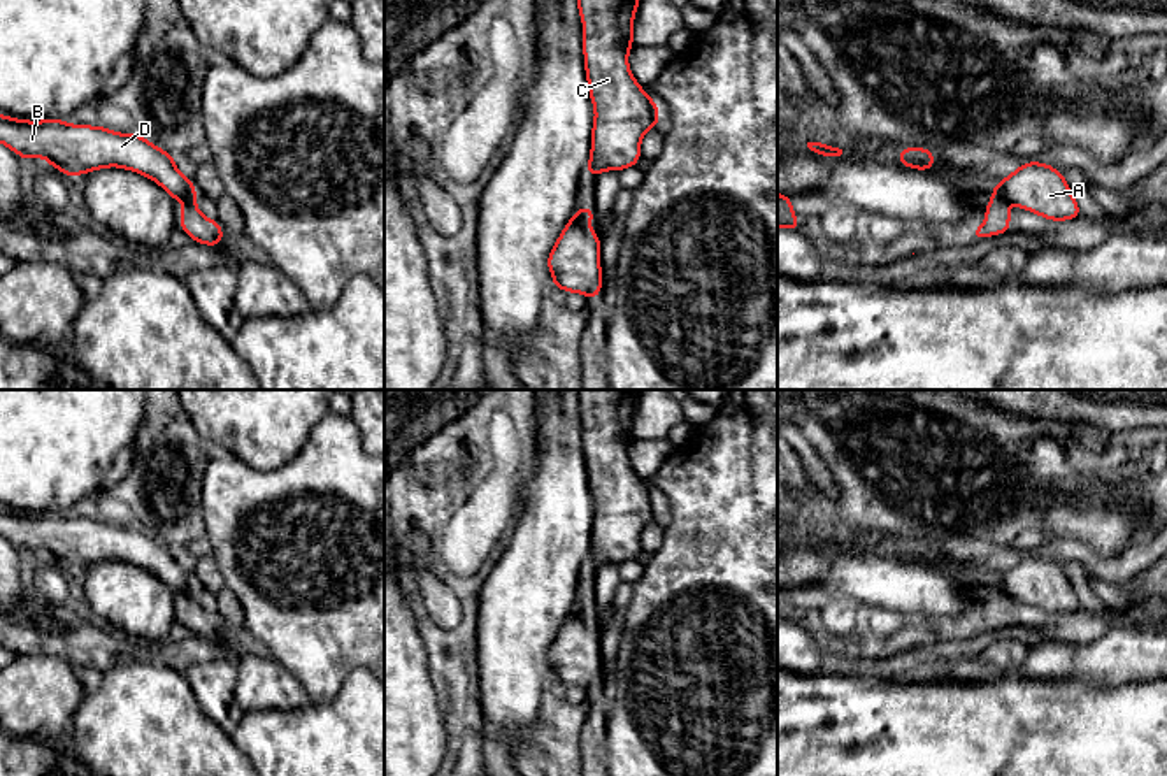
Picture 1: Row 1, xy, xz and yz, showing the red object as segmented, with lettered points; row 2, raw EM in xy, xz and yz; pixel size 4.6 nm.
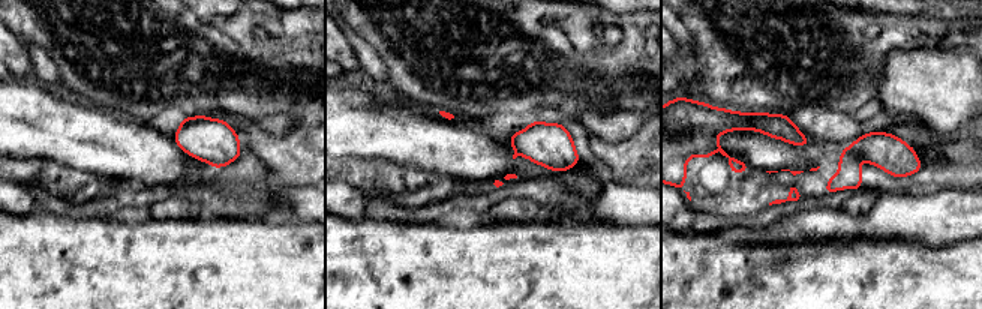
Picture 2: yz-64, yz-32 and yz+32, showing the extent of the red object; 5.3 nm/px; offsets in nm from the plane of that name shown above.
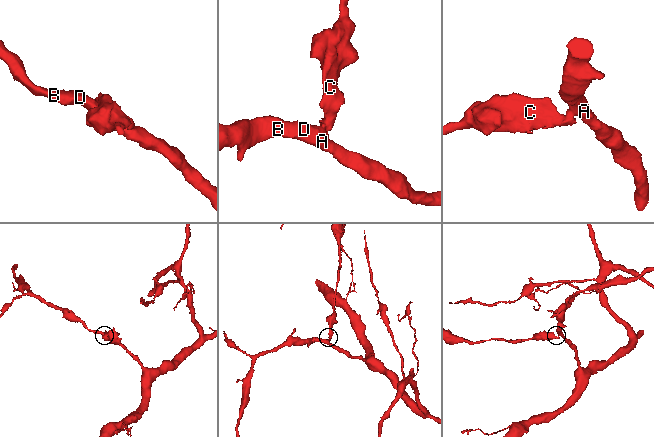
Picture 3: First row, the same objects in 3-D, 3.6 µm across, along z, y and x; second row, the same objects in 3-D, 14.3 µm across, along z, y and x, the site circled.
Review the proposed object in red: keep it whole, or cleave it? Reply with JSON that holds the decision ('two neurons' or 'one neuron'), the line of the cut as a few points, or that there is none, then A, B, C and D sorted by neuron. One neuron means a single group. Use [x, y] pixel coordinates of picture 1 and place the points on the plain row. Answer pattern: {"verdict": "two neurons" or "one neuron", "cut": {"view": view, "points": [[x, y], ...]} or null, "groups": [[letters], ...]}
{"verdict": "two neurons", "cut": {"view": "xz", "points": [[571, 613], [588, 620]]}, "groups": [["A", "B", "D"], ["C"]]}

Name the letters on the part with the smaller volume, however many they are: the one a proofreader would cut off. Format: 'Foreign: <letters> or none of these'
Foreign: C

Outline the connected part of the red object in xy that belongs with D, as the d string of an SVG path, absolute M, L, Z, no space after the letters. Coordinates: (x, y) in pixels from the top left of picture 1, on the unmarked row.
M0 507L0 535L23 553L42 550L67 571L119 560L149 571L174 593L197 590L193 572L177 564L174 548L139 527L68 518L65 513L28 514Z

